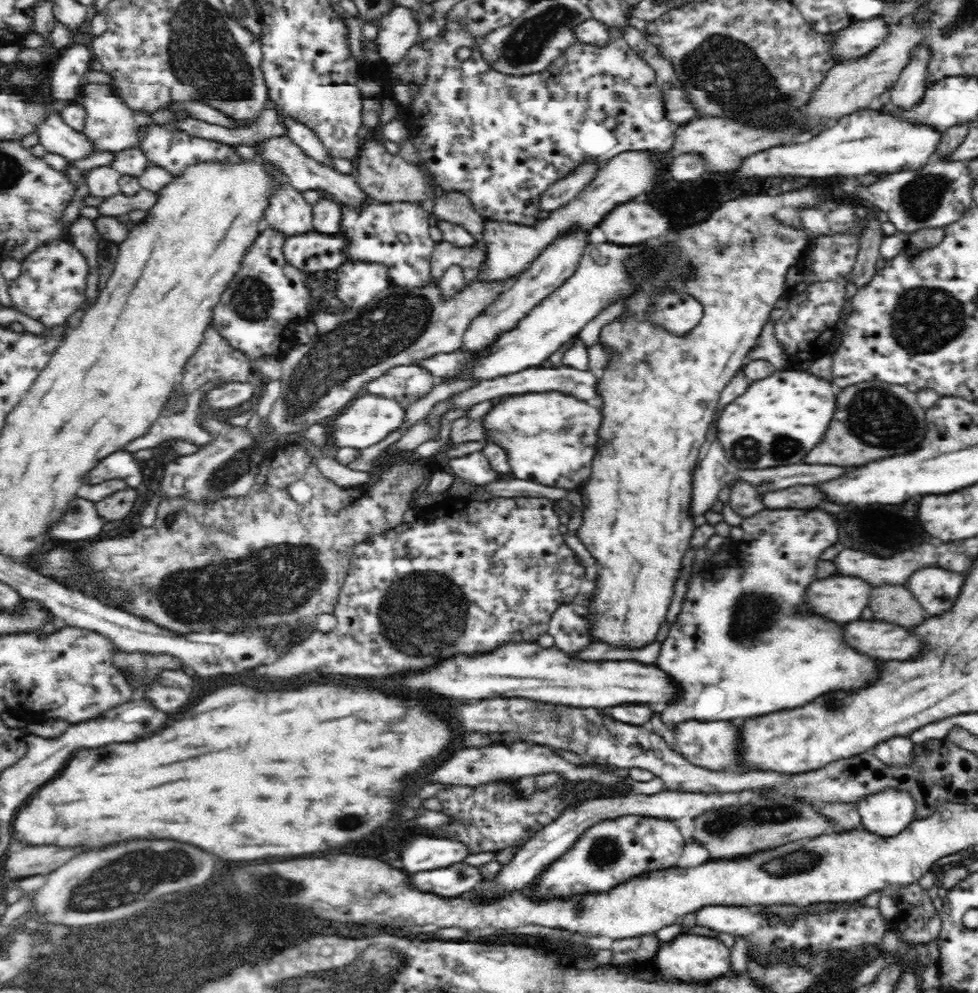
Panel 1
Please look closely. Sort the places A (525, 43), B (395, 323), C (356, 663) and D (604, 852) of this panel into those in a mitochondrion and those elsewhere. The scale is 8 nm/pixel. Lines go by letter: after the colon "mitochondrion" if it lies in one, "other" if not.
A: mitochondrion
B: mitochondrion
C: other
D: mitochondrion

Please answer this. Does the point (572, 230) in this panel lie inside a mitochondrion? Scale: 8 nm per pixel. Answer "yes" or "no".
no

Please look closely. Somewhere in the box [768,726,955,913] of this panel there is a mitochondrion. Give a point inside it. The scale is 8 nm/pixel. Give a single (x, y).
(803, 861)

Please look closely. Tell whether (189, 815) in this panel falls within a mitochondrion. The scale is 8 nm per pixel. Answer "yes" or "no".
no

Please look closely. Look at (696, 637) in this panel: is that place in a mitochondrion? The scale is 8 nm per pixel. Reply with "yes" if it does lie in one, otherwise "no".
no

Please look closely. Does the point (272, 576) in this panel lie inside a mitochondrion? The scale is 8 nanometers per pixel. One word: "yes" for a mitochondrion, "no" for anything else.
yes

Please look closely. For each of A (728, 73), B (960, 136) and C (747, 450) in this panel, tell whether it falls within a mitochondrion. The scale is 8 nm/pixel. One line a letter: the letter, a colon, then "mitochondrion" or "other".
A: mitochondrion
B: other
C: mitochondrion

